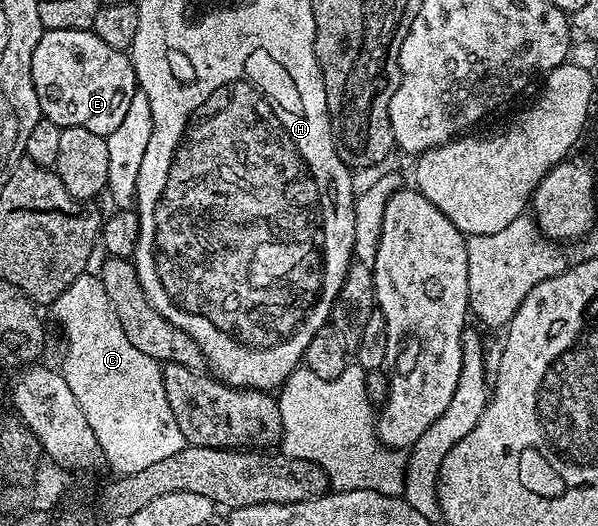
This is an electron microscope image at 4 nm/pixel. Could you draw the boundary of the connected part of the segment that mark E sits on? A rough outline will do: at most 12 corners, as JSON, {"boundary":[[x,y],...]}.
{"boundary":[[93,30],[43,31],[32,85],[48,121],[102,136],[136,90]]}

